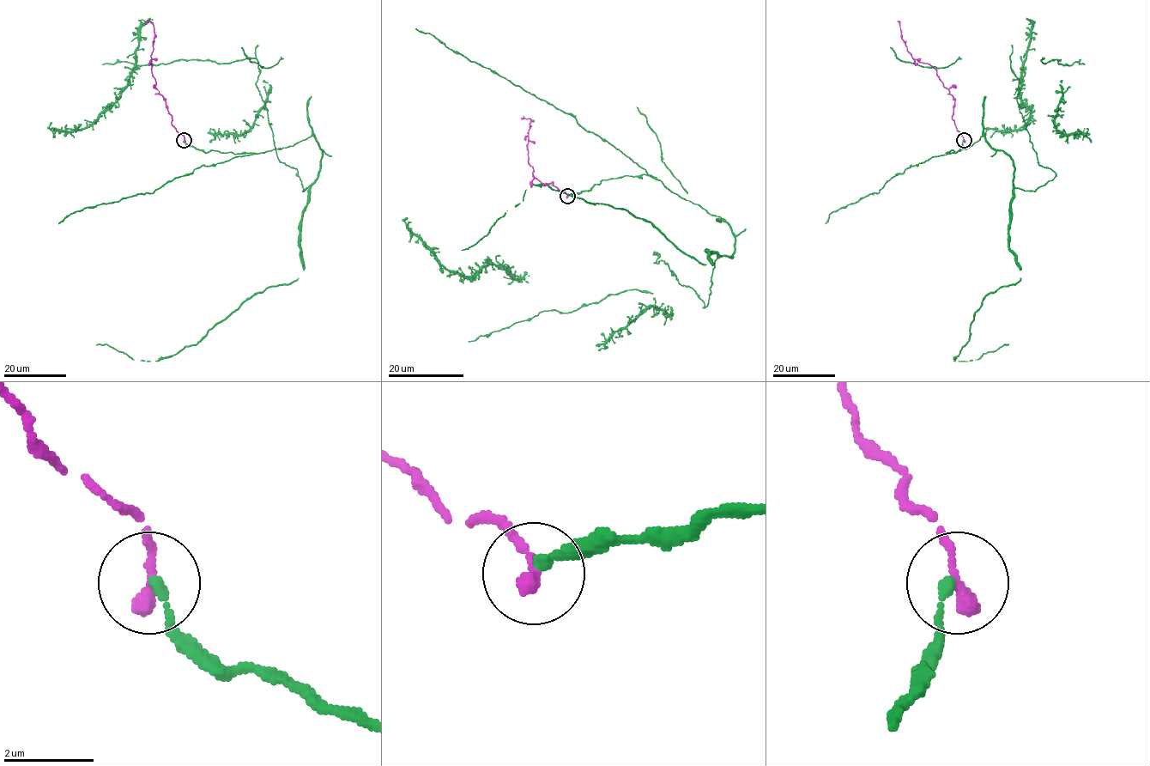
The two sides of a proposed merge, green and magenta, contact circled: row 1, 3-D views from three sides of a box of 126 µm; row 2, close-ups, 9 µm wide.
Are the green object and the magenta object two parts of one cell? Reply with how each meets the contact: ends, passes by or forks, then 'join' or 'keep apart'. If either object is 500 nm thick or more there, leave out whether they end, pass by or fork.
green ends; magenta ends; join

